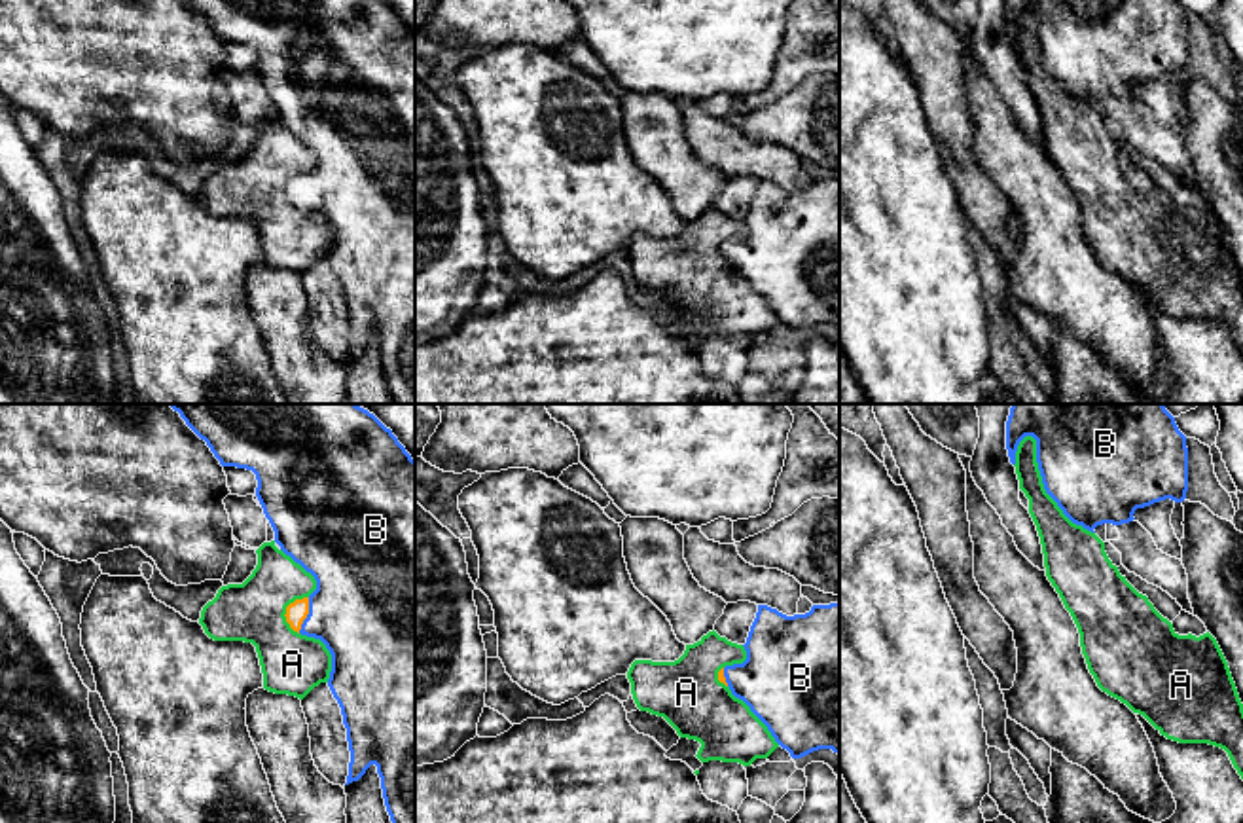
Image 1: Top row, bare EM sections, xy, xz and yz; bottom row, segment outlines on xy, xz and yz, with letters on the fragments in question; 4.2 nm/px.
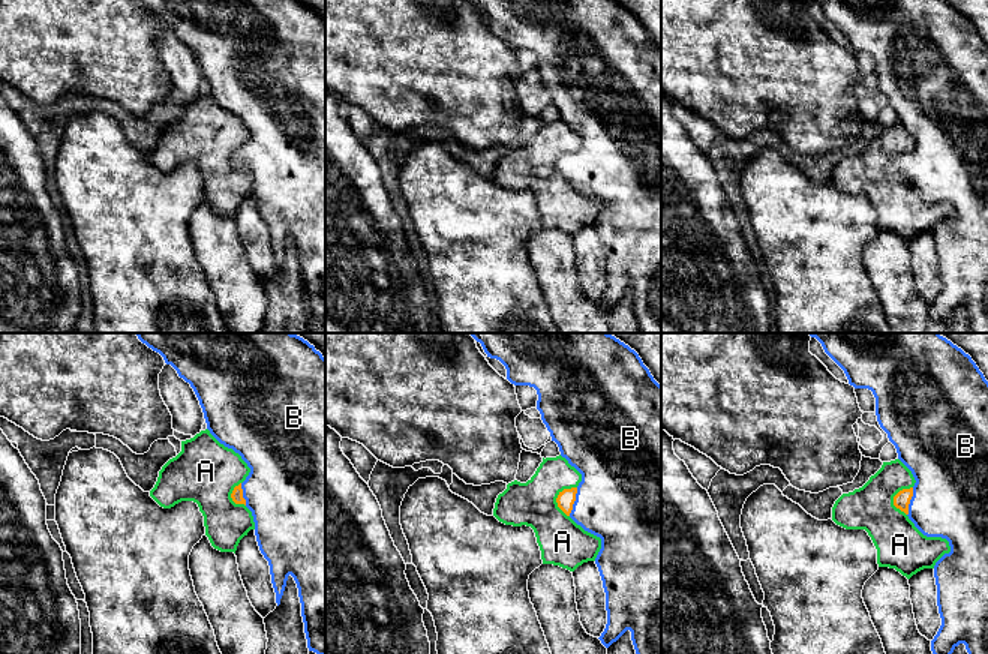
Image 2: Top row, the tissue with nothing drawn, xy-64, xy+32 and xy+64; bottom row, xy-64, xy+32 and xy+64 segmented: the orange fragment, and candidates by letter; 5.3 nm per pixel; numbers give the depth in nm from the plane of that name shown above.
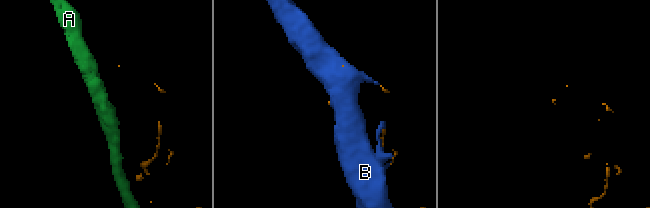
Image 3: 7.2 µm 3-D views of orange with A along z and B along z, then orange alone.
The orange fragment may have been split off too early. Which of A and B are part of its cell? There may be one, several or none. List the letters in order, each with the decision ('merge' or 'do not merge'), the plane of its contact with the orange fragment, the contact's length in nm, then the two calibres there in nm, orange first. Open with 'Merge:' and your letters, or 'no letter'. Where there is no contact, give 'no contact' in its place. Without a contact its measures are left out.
Merge: B
A: do not merge; contact in xy; length 170 nm; calibres 90 and 260 nm
B: merge; contact in xy; length 160 nm; calibres 90 and 460 nm

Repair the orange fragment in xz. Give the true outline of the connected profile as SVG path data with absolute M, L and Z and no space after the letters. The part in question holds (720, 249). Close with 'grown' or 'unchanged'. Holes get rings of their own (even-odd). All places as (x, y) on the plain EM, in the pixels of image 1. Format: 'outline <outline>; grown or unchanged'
outline M839 178L813 180L794 192L758 180L743 222L747 235L722 243L718 256L750 283L792 334L819 324L839 330Z; grown

